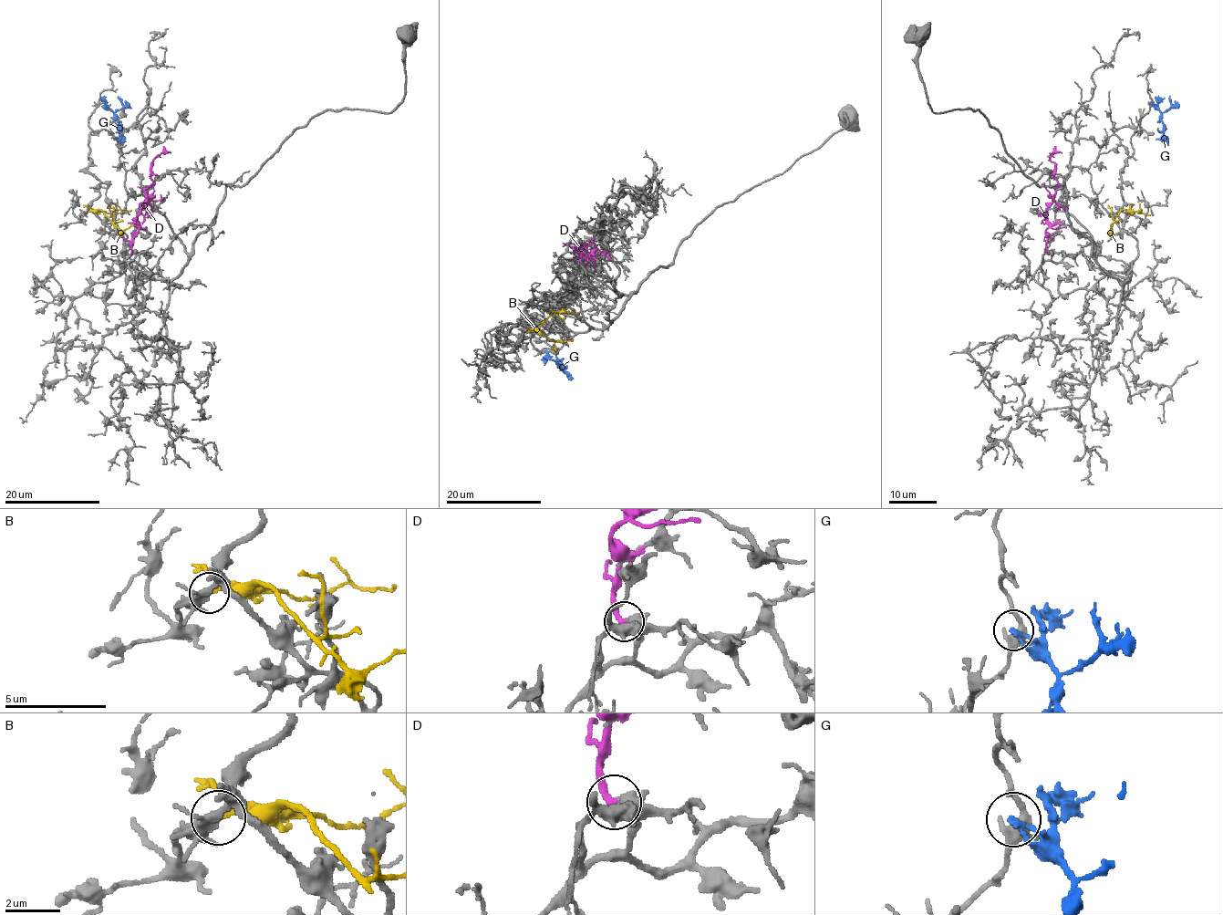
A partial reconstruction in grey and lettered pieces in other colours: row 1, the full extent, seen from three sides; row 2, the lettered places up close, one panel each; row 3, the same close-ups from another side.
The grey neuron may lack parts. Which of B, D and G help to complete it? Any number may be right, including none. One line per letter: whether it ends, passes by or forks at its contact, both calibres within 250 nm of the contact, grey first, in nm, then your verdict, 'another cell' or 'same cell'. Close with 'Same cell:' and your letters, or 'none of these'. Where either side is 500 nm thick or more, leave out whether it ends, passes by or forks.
B: it passes by; calibres 340 and 190 nm; another cell
D: it ends; calibres 380 and 300 nm; another cell
G: it ends; calibres 150 and 240 nm; another cell
Same cell: none of these

